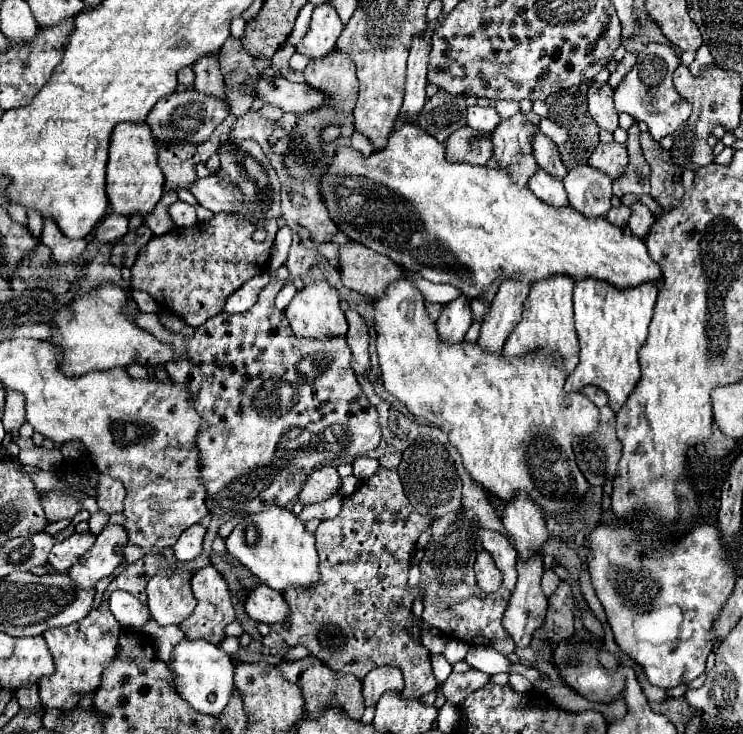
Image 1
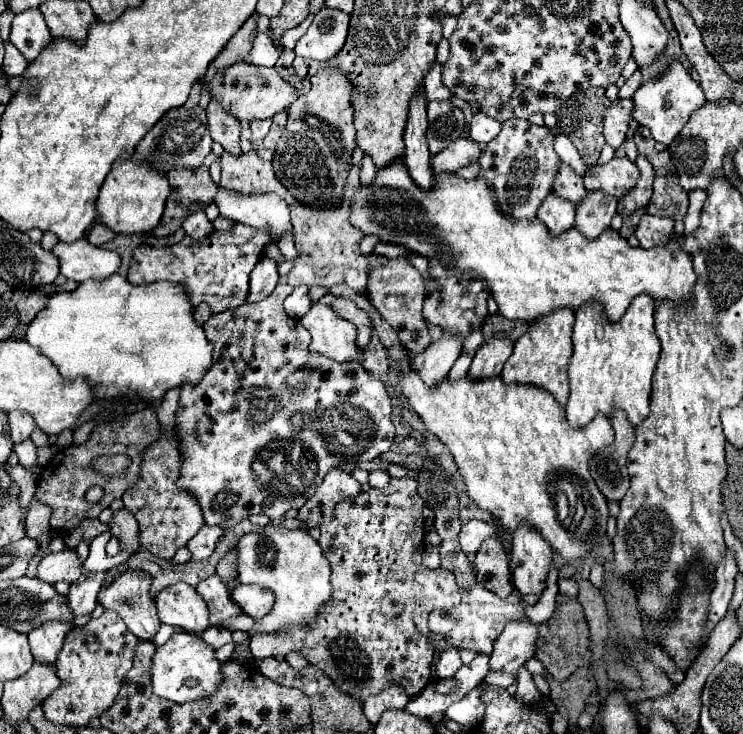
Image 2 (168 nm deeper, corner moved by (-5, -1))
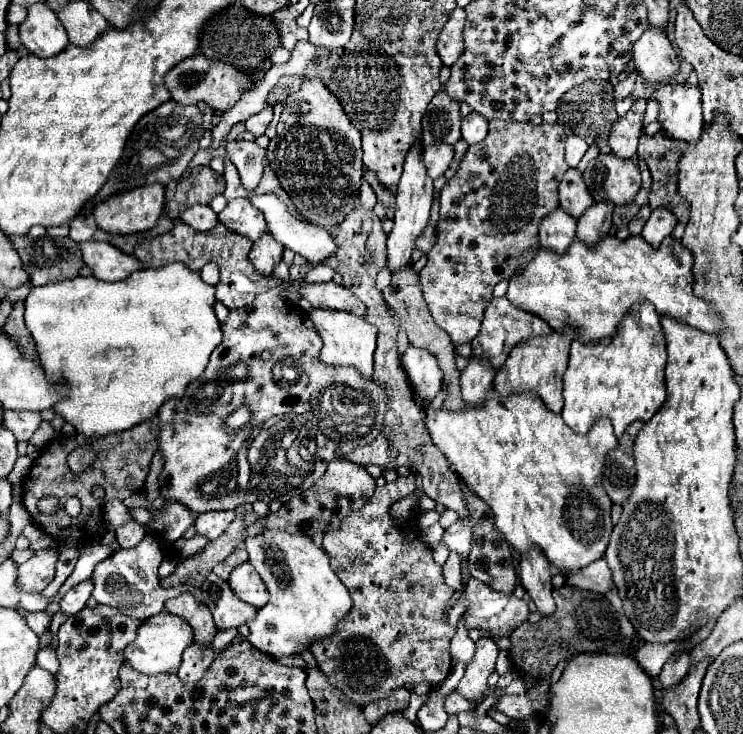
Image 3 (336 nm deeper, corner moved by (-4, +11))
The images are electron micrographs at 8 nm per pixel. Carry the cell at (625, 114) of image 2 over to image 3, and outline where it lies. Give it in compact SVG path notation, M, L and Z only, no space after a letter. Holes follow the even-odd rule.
M646 98L634 100L632 108L620 116L610 130L610 148L620 158L632 158L636 154L638 136L642 134L642 120L646 112Z

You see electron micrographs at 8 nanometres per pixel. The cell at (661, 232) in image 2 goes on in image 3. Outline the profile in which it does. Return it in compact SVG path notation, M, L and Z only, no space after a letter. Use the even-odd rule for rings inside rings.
M654 208L650 218L646 220L644 224L644 230L642 230L642 238L652 244L654 248L660 246L660 242L672 234L674 226L676 226L676 216L668 210L668 208Z

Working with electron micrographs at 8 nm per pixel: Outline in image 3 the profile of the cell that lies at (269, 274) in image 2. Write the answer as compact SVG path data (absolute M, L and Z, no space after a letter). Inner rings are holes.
M264 234L264 240L256 240L250 250L250 262L262 276L270 276L274 266L282 260L282 244L276 244L270 234Z

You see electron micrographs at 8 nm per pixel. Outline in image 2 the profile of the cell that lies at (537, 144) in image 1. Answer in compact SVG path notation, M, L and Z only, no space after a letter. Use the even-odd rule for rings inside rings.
M561 164L561 170L555 176L553 190L557 192L557 196L561 196L561 198L565 198L565 200L569 200L573 204L583 202L585 196L587 196L587 190L583 186L583 178L577 176L573 172L573 168L569 168L567 164Z

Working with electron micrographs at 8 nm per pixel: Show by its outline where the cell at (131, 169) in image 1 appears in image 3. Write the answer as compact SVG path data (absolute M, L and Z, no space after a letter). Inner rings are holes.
M144 184L140 188L132 188L128 192L120 192L116 196L104 198L94 204L94 218L98 226L110 234L134 234L144 232L156 226L158 218L164 210L164 186L162 184Z

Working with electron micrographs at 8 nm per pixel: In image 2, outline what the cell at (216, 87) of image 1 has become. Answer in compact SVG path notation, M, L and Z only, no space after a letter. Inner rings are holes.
M211 100L207 106L207 118L209 118L209 132L215 142L219 142L225 152L233 156L241 156L239 148L239 134L241 126L235 116L229 116L217 100Z

